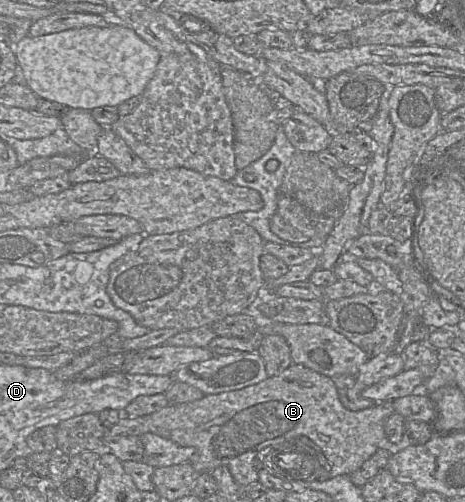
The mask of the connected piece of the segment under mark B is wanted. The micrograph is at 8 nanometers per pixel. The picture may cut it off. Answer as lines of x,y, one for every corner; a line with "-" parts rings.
291,364
287,369
285,369
280,374
275,376
268,376
265,380
261,381
260,383
245,387
243,389
219,394
205,395
203,398
199,400
188,403
169,405
161,409
160,411
154,412
149,415
143,415
138,417
122,416
120,420
112,428
109,429
109,433
112,435
139,437
146,433
153,433
163,438
169,439
183,447
193,447
194,454
191,457
190,463
198,474
211,473
218,466
226,466
229,469
232,477
241,486
246,486
252,482
259,481
259,475
256,470
256,464
263,464
263,469
269,471
271,474
279,474
279,461
284,463
286,466
296,467
297,469
299,469
299,472
297,473
304,473
303,471
307,472
308,462
305,462
305,460
300,460
298,458
295,459
296,455
299,456
299,438
305,437
310,439
316,445
318,445
322,449
322,452
325,456
320,461
320,478
314,480
320,482
331,479
338,475
351,475
359,467
361,467
361,465
366,460
368,460
380,447
382,447
382,442
384,442
384,440
387,438
385,434
385,422
392,413
394,413
394,409
391,401
378,402
376,403
376,405
360,411
348,410
341,403
338,390
331,377
318,373
300,364

